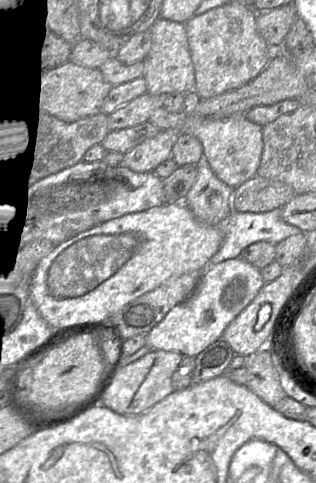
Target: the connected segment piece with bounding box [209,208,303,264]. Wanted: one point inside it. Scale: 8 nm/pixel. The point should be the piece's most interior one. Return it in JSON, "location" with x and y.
{"location":[240,229]}

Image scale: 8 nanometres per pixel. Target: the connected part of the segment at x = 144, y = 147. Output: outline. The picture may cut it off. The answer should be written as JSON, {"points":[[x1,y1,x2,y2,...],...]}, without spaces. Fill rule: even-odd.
{"points":[[161,130,125,153,121,166,138,173,153,172,159,164,171,158,178,135,172,131]]}

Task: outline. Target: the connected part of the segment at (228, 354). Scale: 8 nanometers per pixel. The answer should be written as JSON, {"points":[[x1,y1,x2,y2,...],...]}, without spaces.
{"points":[[222,338,210,344,194,358,192,385,222,375,234,356,233,349]]}

